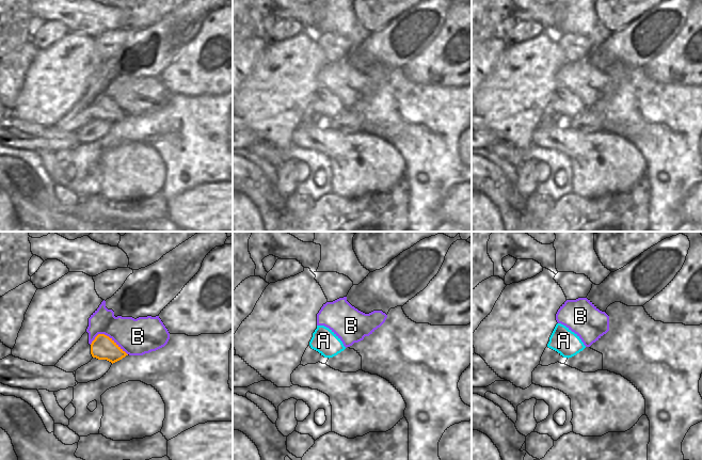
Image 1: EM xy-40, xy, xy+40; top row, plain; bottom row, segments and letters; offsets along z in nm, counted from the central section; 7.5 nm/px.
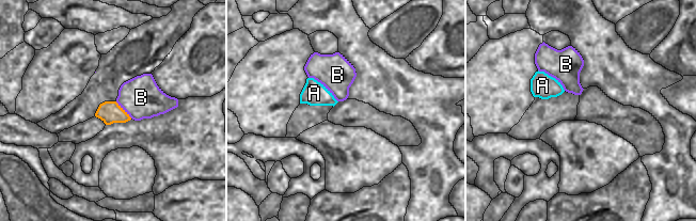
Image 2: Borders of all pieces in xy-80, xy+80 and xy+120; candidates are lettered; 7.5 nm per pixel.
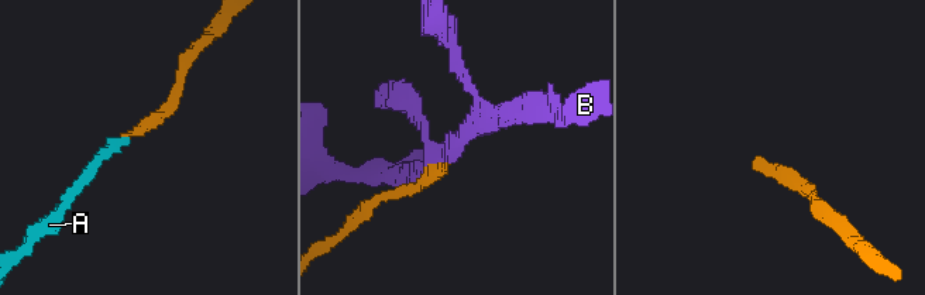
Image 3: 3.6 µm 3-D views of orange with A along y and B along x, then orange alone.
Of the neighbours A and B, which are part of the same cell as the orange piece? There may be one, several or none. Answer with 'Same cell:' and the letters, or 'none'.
Same cell: A

